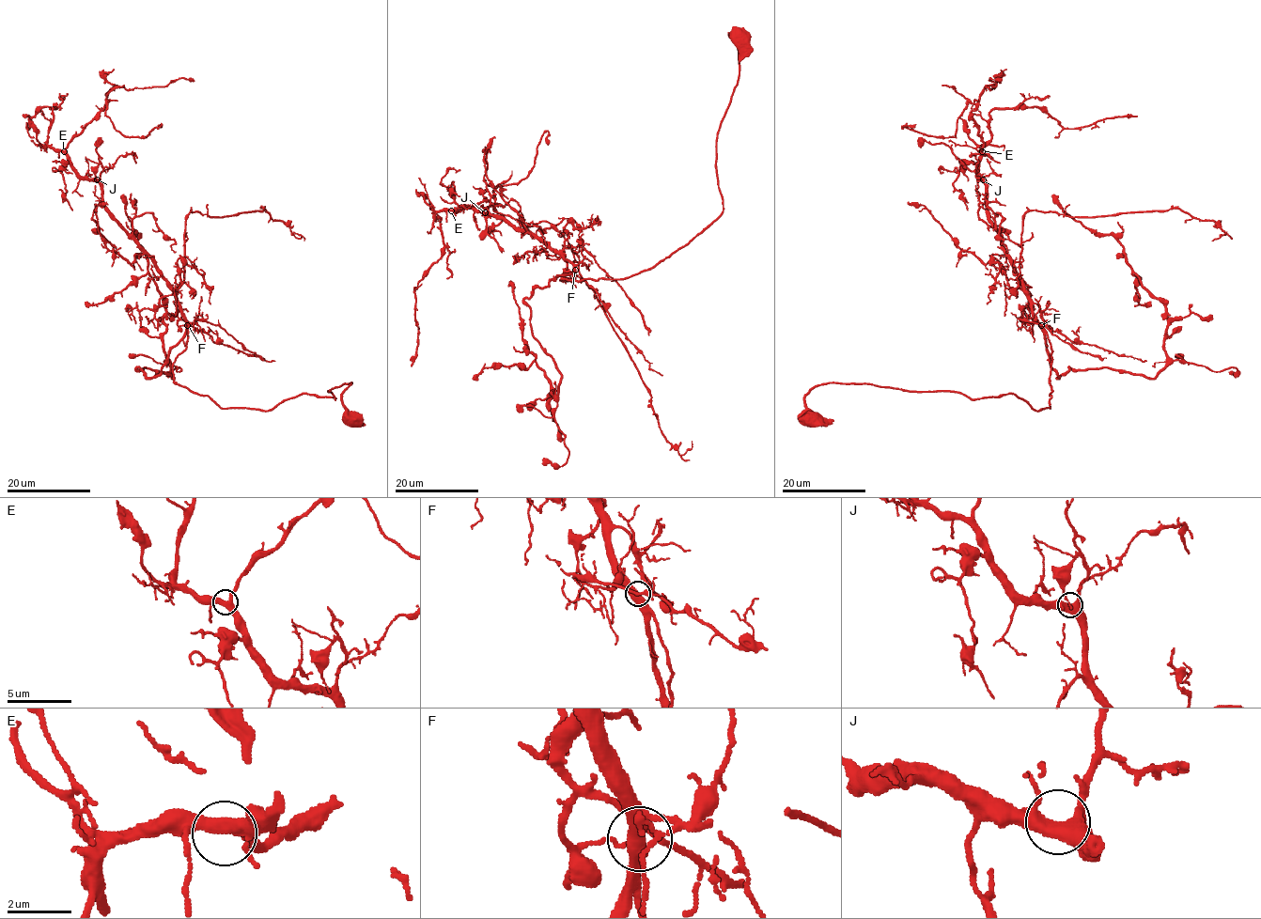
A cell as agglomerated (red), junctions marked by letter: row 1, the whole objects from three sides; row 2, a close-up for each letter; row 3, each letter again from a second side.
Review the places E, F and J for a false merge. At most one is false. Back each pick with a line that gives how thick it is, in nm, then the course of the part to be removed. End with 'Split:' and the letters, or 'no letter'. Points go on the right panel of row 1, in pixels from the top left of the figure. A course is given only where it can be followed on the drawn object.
Split: no letter

